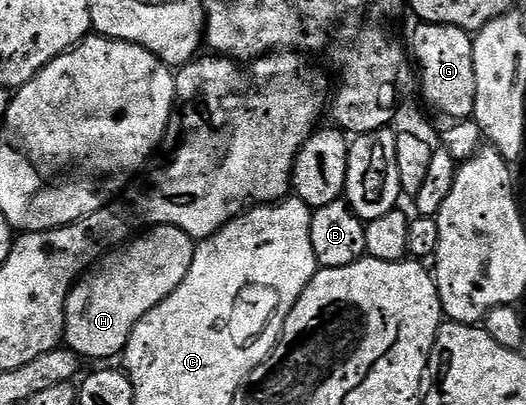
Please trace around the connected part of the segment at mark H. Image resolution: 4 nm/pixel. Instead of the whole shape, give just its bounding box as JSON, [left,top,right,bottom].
[63,224,196,362]

